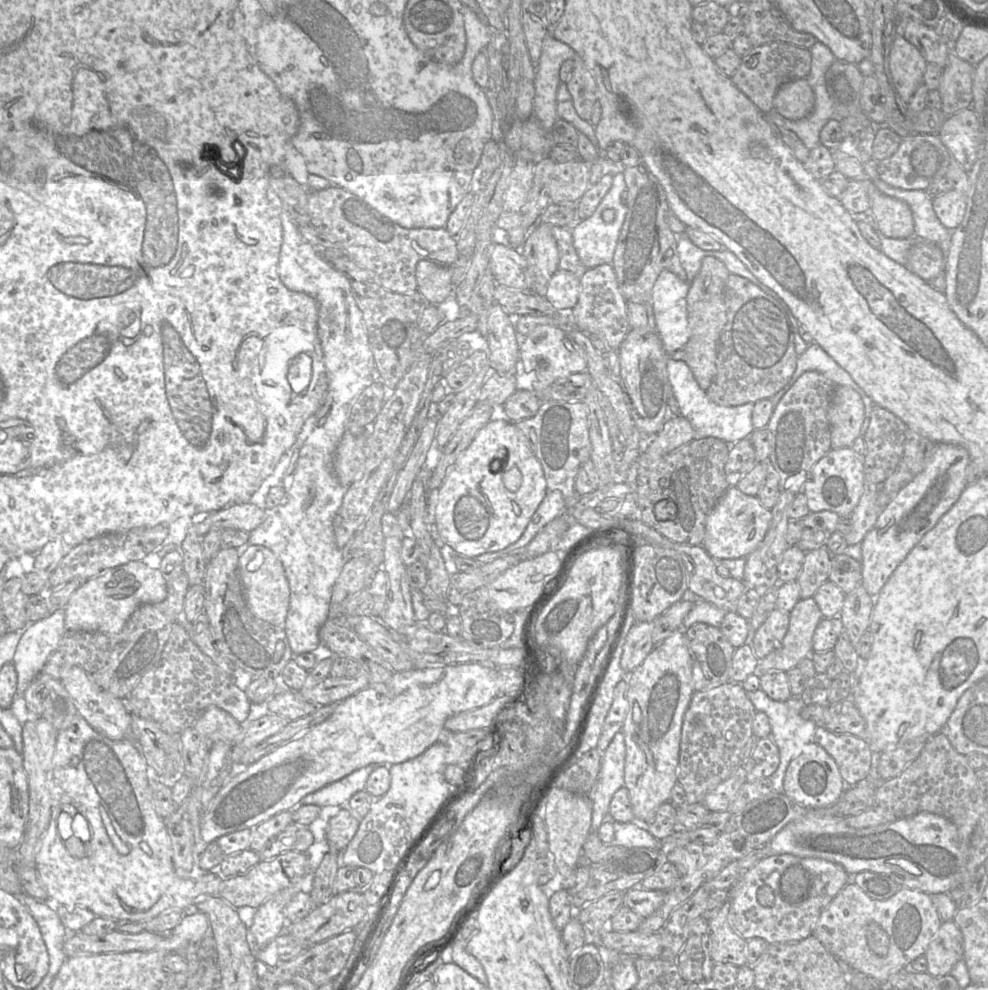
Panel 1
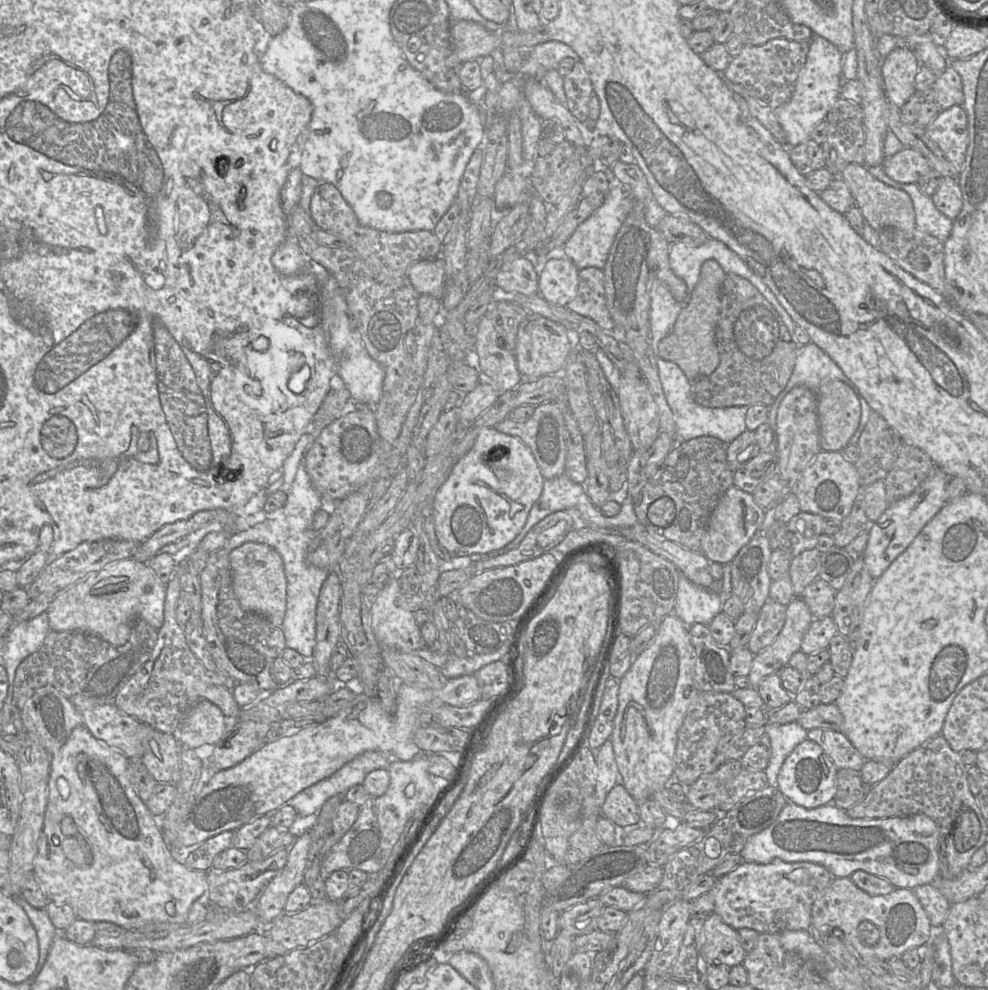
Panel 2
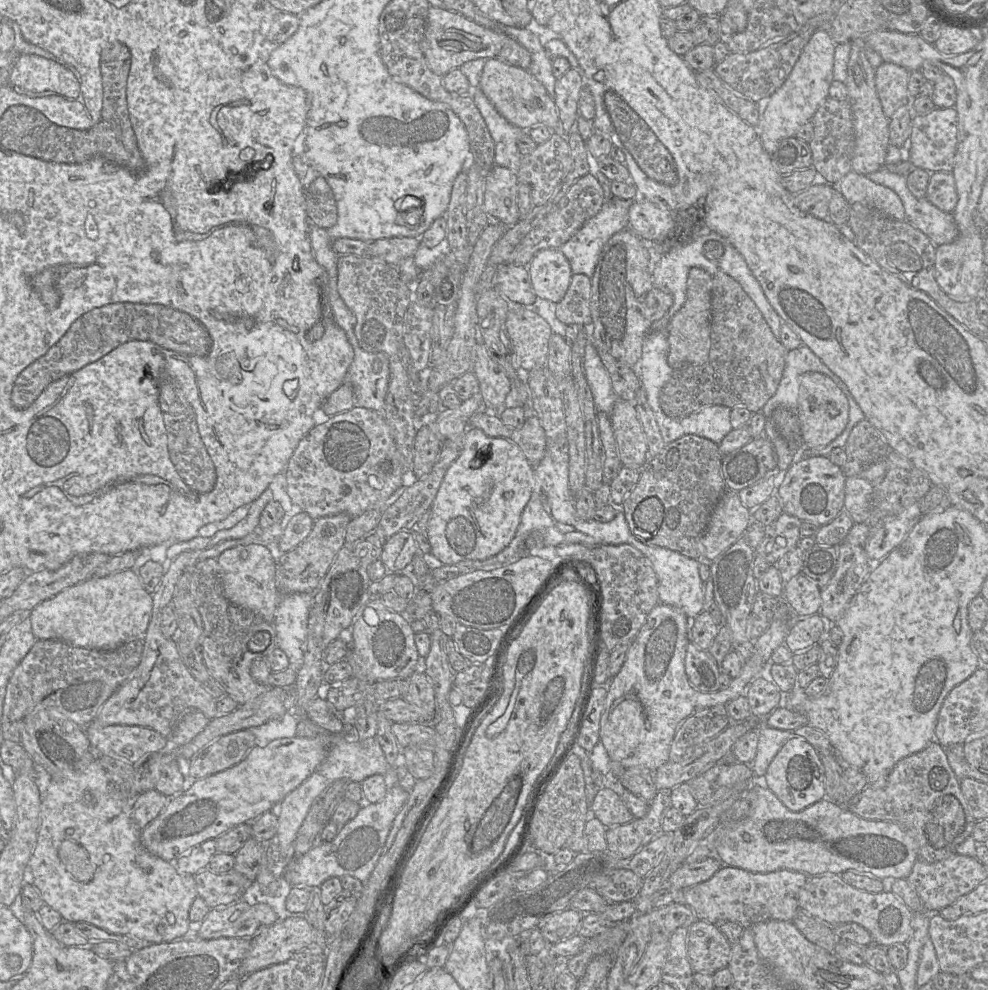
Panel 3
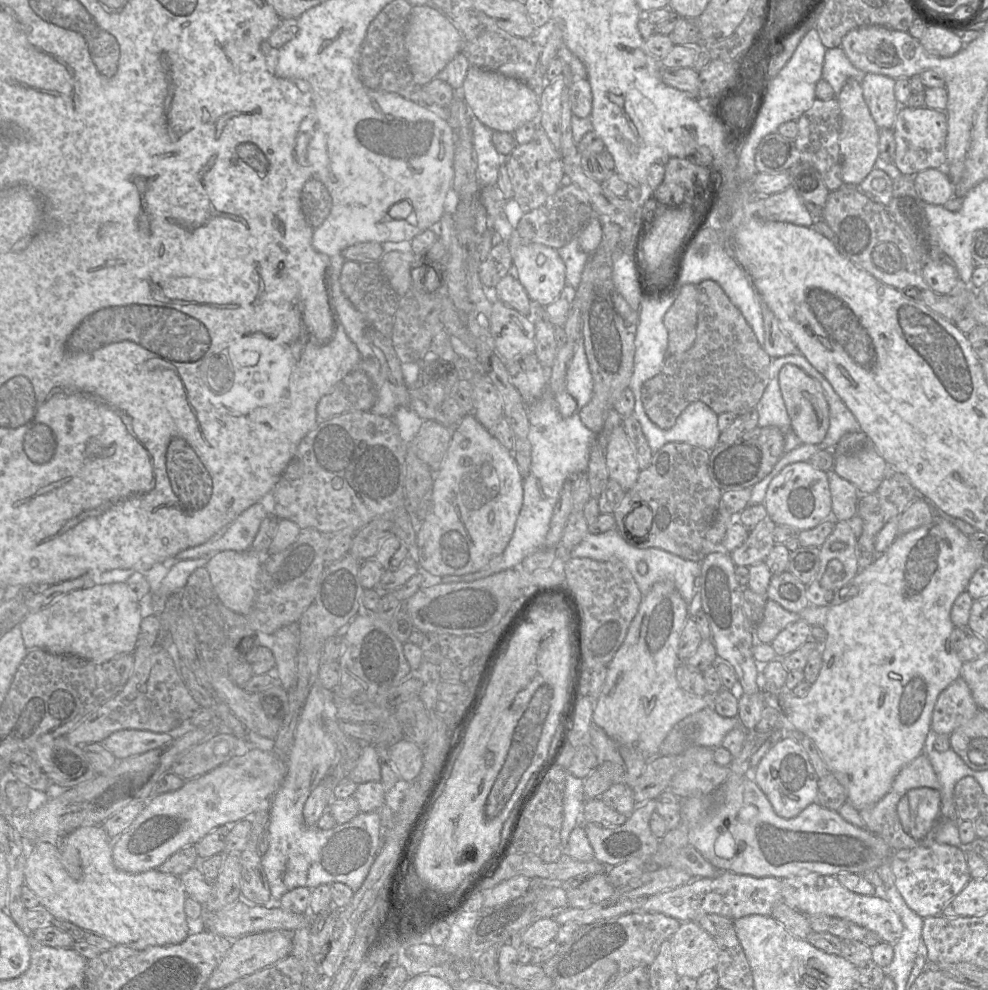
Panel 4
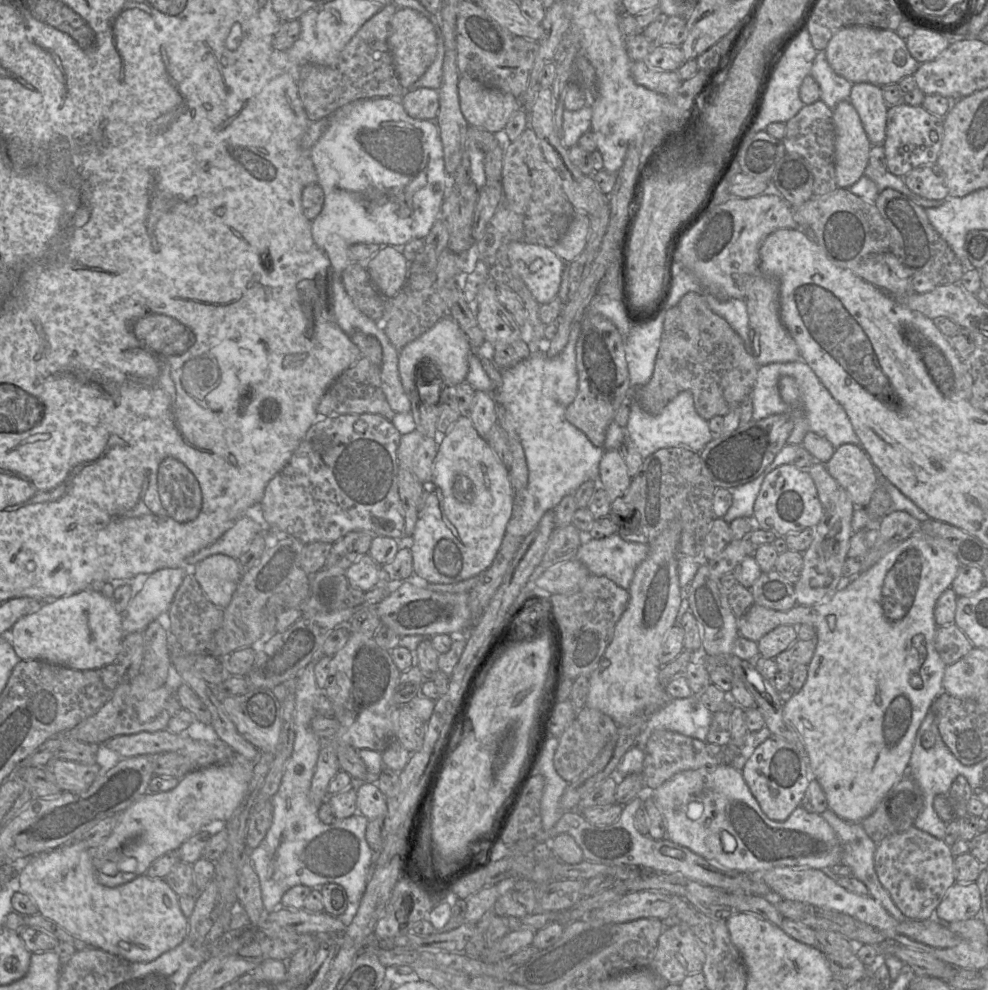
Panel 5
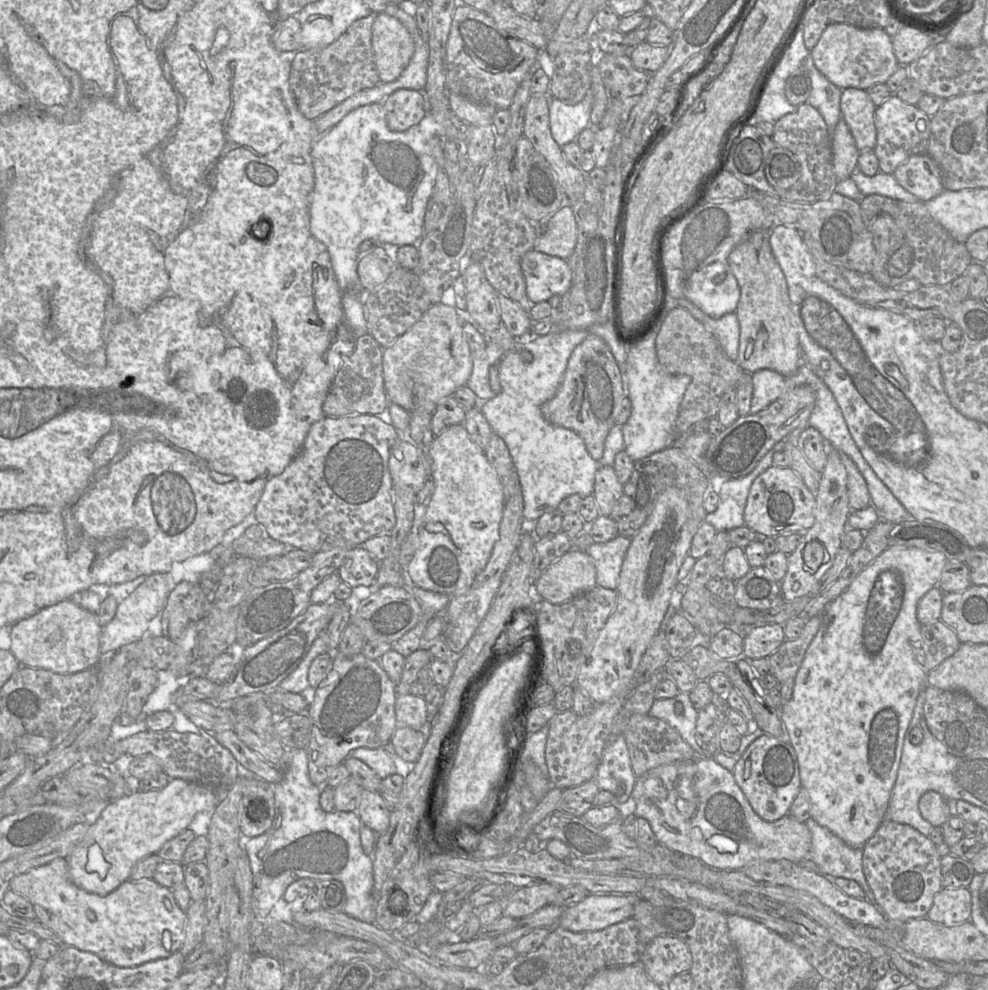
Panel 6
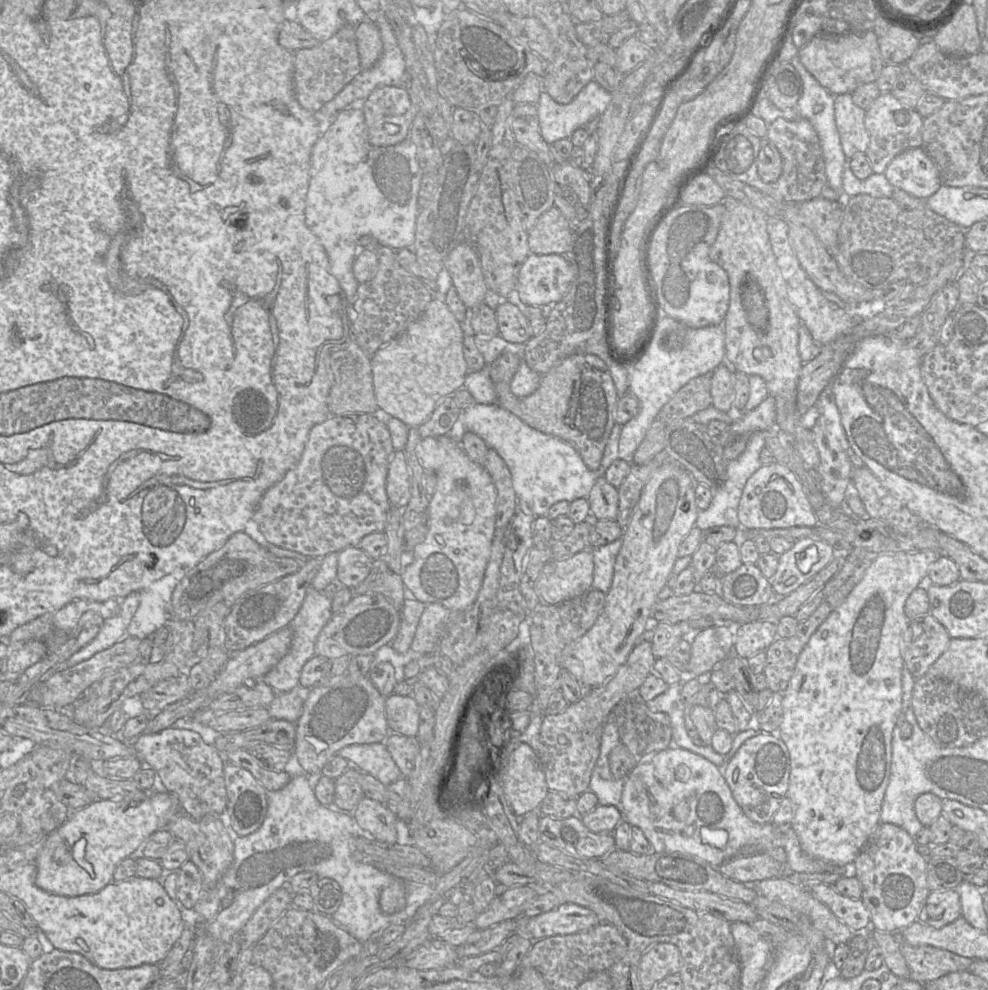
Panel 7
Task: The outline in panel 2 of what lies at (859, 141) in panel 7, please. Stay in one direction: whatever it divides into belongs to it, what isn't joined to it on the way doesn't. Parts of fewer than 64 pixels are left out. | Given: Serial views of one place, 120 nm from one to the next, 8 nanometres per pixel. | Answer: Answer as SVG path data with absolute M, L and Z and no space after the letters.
M905 45L896 47L882 60L884 90L889 102L901 108L916 93L915 76L919 67L920 62L916 55Z

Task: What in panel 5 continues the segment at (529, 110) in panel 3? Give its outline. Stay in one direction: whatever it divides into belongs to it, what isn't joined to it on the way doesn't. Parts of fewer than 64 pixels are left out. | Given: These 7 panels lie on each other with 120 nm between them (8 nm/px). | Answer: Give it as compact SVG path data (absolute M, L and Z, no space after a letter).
M461 76L458 82L461 112L469 125L492 133L504 130L521 102L510 93L489 88L481 82Z

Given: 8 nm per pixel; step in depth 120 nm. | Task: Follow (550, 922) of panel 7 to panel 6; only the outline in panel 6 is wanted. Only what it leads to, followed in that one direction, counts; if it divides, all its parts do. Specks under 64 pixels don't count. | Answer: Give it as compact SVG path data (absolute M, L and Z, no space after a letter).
M589 894L565 908L558 926L573 932L597 931L632 918L639 894Z

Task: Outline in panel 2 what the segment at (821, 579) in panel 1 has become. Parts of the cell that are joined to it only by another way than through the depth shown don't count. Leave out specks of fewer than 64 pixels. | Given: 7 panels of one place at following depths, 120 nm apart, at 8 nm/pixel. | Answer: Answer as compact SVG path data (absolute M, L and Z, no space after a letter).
M813 548L792 558L789 577L793 586L794 598L802 598L804 589L818 578L820 556L821 551Z

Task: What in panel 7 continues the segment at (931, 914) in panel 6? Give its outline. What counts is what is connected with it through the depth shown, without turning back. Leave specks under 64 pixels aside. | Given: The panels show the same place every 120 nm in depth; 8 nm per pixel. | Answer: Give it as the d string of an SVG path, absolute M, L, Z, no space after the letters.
M957 889L930 892L917 920L940 928L961 917L961 901Z

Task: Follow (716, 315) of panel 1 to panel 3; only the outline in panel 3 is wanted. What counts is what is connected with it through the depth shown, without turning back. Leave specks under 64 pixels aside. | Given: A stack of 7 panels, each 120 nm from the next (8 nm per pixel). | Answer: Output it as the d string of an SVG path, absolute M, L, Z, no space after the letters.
M691 268L688 273L685 303L668 324L667 361L672 369L680 369L687 365L700 365L708 360L711 347L711 289L712 276L702 268Z

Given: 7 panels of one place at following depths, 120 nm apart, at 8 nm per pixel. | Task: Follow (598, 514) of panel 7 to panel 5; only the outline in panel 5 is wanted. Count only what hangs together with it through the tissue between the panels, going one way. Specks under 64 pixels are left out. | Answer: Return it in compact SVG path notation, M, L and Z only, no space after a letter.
M619 449L605 450L599 463L598 483L611 503L625 494L631 479Z

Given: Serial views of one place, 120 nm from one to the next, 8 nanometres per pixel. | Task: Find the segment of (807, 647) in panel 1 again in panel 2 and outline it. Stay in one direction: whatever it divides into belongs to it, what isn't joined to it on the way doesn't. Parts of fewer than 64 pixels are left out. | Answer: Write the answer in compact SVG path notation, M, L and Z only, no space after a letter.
M794 598L786 606L783 628L772 644L753 657L748 675L749 686L756 688L766 676L778 673L788 665L792 655L800 651L801 642L814 617L802 598Z

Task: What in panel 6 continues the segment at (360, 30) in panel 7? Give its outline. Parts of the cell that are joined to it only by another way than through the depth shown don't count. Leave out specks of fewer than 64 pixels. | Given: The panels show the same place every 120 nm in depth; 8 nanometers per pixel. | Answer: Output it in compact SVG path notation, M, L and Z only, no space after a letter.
M383 12L372 25L372 48L380 81L389 83L395 81L409 64L415 43L397 18Z

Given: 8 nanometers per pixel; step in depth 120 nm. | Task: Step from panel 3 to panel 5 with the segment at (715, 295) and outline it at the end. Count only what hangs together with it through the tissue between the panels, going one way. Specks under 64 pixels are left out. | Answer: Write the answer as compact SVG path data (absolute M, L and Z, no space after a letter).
M688 292L677 306L679 317L675 328L662 333L653 375L648 383L634 389L633 397L644 411L657 415L680 392L690 391L695 410L703 419L725 416L752 394L760 366L740 335L711 310L705 292Z

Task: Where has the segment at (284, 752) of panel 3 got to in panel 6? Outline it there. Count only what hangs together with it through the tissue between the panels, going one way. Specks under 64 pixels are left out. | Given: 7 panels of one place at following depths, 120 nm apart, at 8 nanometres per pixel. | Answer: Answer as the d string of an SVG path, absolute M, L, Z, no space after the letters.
M171 779L160 790L130 791L110 801L90 824L83 841L66 857L73 883L94 894L107 895L128 880L134 865L156 854L165 842L185 829L198 812L212 812L220 800L216 789L184 779Z

